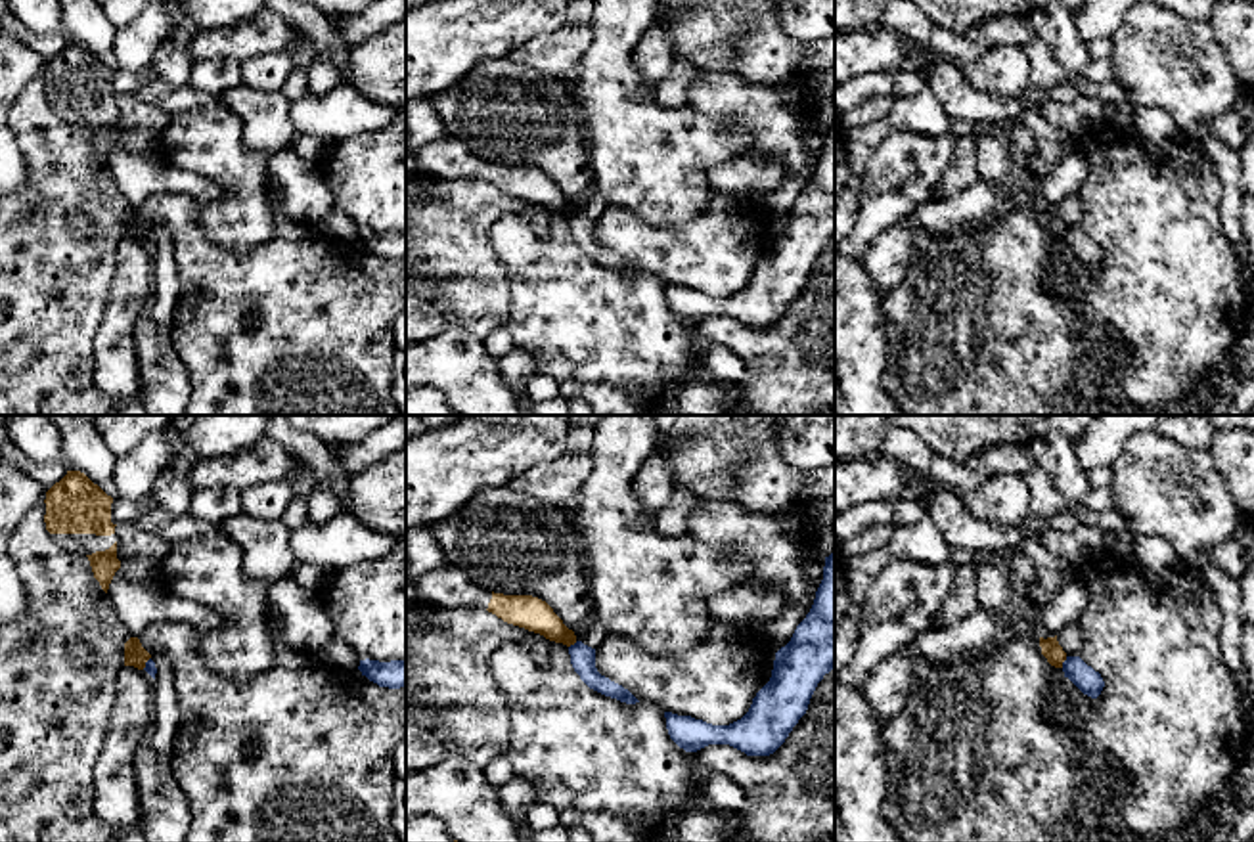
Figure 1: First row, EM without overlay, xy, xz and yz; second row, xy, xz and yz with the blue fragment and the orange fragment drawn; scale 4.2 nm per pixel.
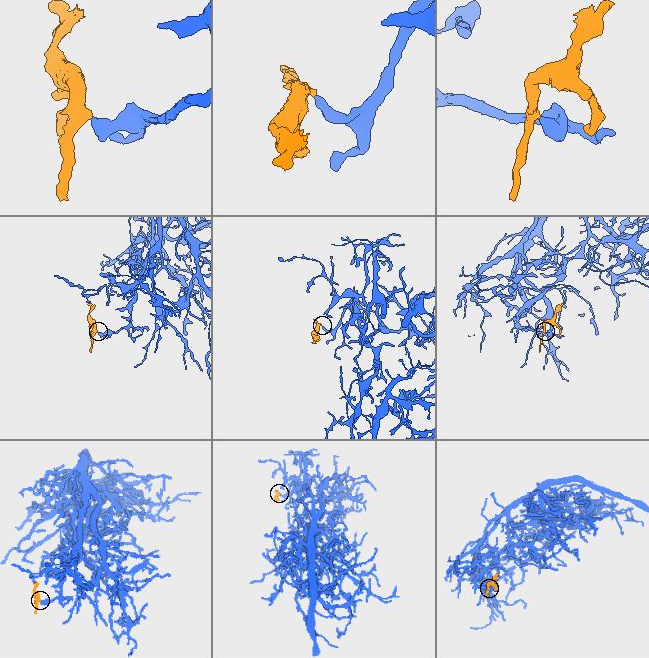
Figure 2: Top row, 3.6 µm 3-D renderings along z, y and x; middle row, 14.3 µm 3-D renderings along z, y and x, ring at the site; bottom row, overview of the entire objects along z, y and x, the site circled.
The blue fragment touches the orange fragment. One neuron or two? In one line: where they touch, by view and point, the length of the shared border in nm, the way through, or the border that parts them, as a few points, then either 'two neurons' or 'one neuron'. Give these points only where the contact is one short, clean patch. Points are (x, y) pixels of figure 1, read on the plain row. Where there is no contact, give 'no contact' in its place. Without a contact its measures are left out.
contact yz (1063, 234); length 50 nm; border yz (1067, 228), (1061, 238); two neurons

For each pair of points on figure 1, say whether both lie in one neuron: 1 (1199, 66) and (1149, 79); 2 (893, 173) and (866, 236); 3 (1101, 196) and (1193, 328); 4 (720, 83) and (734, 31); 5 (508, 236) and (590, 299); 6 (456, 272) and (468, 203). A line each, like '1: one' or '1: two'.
1: one
2: one
3: one
4: two
5: one
6: one

